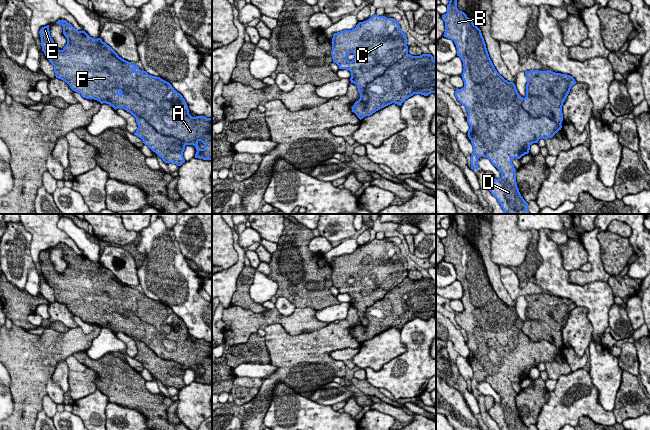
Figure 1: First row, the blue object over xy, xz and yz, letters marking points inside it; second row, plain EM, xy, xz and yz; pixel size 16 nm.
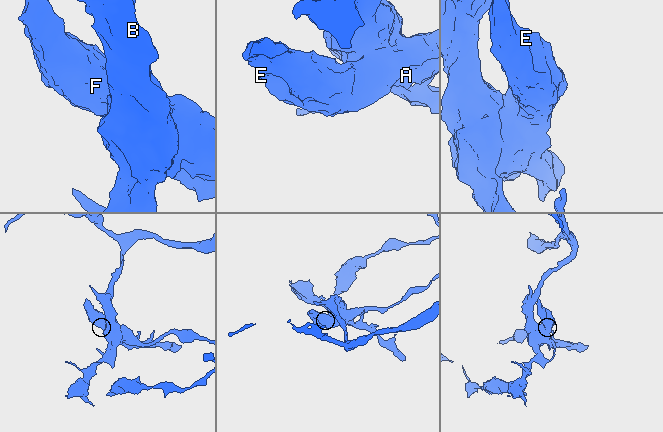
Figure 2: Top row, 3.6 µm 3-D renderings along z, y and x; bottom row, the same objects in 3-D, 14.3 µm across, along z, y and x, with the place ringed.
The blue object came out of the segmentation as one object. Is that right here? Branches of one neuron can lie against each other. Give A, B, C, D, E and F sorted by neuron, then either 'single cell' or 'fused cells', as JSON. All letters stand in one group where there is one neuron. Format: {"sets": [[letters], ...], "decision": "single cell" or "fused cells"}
{"sets": [["A", "E", "F"], ["B", "C", "D"]], "decision": "fused cells"}

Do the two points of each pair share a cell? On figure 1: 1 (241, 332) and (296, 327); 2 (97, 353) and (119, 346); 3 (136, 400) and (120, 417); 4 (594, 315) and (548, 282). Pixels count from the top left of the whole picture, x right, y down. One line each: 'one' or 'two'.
1: one
2: one
3: two
4: one

